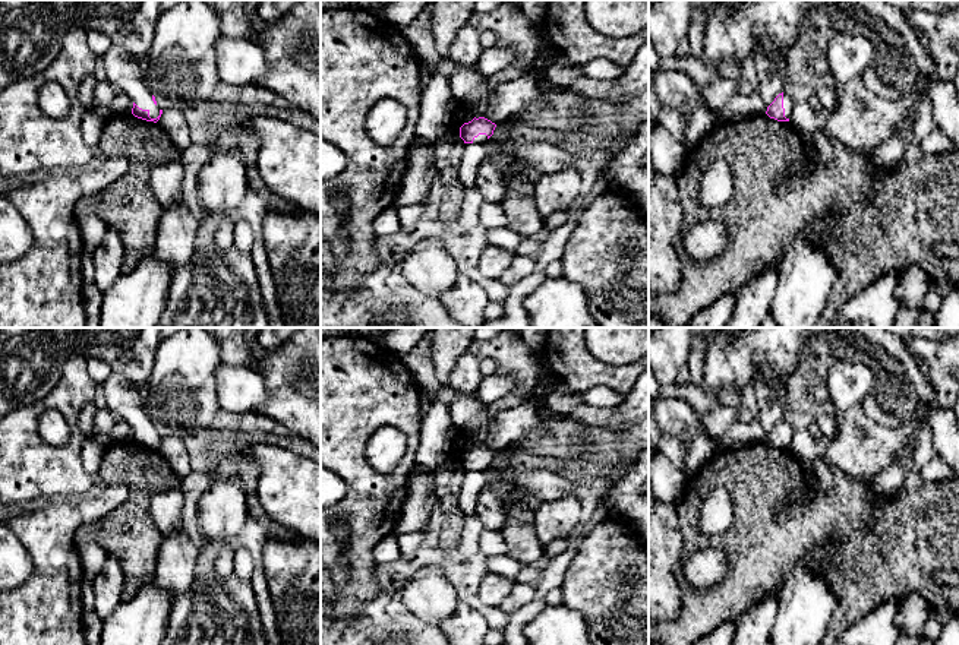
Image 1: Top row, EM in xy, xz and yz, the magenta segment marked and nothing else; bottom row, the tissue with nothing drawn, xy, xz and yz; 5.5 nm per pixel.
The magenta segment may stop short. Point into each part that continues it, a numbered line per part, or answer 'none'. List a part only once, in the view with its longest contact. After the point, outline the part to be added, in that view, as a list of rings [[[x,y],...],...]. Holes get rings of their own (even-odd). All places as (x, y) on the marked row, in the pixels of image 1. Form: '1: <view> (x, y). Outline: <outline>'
1: xy (122, 68). Outline: [[[111,44],[102,56],[102,61],[107,80],[113,83],[119,92],[129,95],[139,108],[148,110],[151,118],[157,118],[160,108],[154,104],[152,94],[143,83],[136,56],[126,48]]]

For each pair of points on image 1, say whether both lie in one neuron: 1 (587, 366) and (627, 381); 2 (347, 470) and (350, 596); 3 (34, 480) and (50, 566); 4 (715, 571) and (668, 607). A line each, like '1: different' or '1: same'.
1: same
2: same
3: different
4: different

